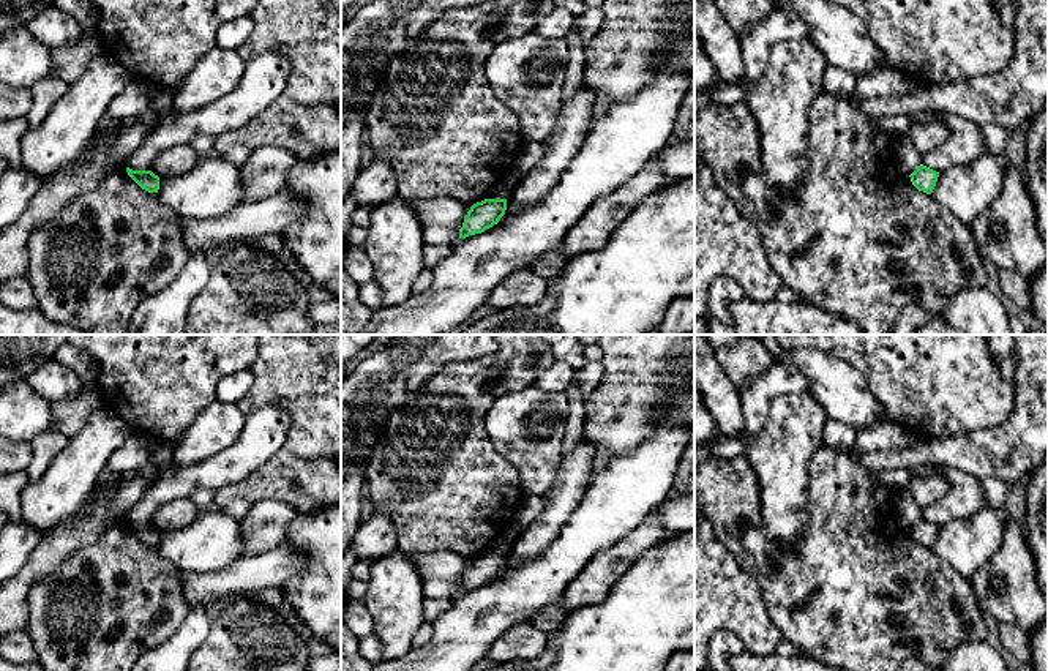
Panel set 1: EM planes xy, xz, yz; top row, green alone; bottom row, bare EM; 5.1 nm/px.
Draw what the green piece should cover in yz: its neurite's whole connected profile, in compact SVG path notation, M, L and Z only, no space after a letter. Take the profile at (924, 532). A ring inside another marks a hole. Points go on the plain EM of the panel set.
M920 518L909 530L911 530L912 538L919 545L931 548L936 540L939 526Z

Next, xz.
M485 553L473 557L464 572L462 581L459 583L459 592L481 587L492 581L505 568L505 564L507 553Z

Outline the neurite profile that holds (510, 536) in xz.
M515 518L510 524L510 527L505 530L503 537L489 546L488 553L508 553L511 545L516 542L519 537L519 523Z

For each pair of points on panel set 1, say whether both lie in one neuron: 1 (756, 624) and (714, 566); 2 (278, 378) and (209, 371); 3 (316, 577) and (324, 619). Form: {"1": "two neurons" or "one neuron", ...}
{"1": "one neuron", "2": "two neurons", "3": "one neuron"}

